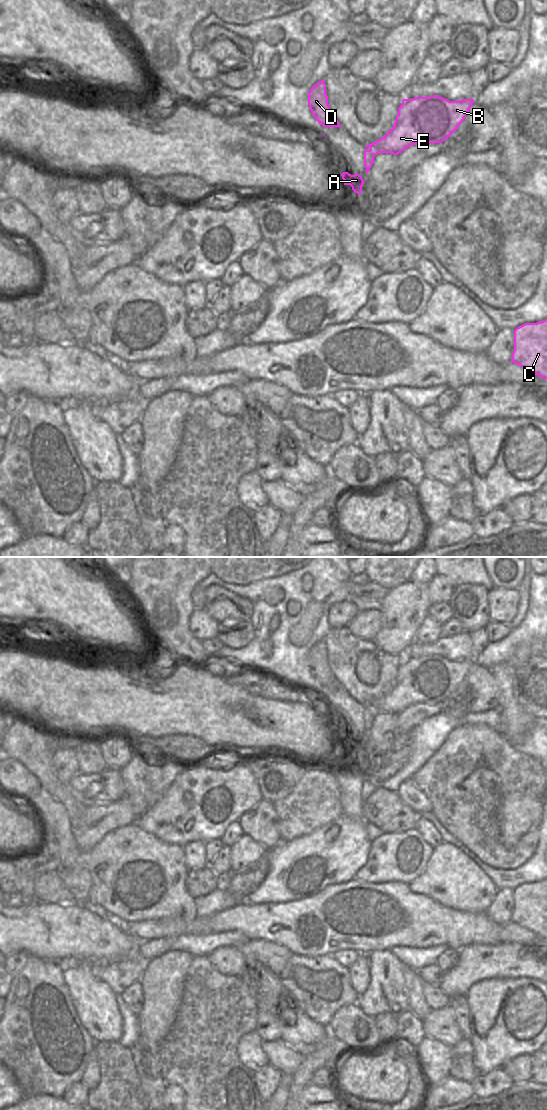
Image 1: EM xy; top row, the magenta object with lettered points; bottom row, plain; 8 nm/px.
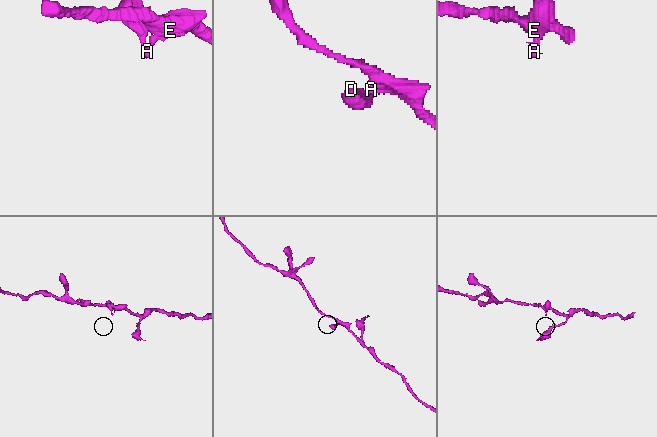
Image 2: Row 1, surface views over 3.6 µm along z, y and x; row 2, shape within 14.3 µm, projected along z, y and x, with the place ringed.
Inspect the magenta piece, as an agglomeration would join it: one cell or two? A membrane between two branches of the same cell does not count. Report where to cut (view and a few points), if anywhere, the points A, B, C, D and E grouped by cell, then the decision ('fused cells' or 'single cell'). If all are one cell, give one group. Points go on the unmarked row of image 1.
cut in xy along (369, 710), (374, 715); A D / B C E; fused cells

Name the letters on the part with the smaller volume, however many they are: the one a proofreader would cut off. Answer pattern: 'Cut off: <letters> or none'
Cut off: A, D

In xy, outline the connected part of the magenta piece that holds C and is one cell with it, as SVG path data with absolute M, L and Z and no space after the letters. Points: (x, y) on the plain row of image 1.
M547 879L514 890L511 922L547 939Z

